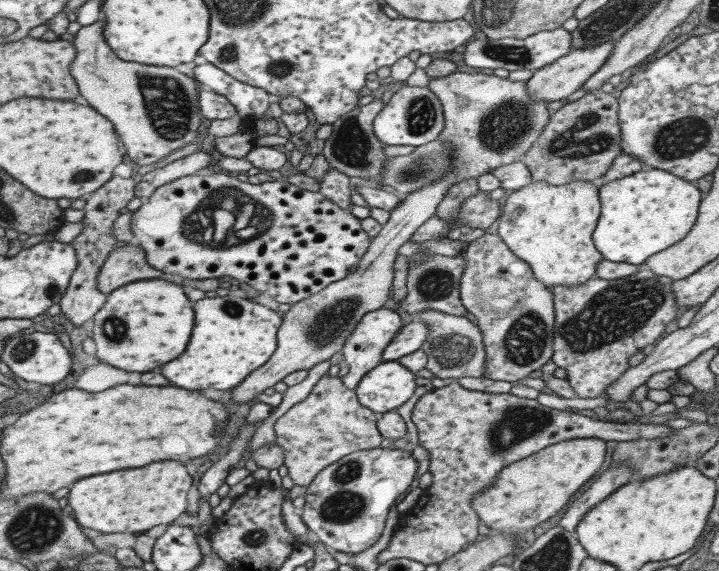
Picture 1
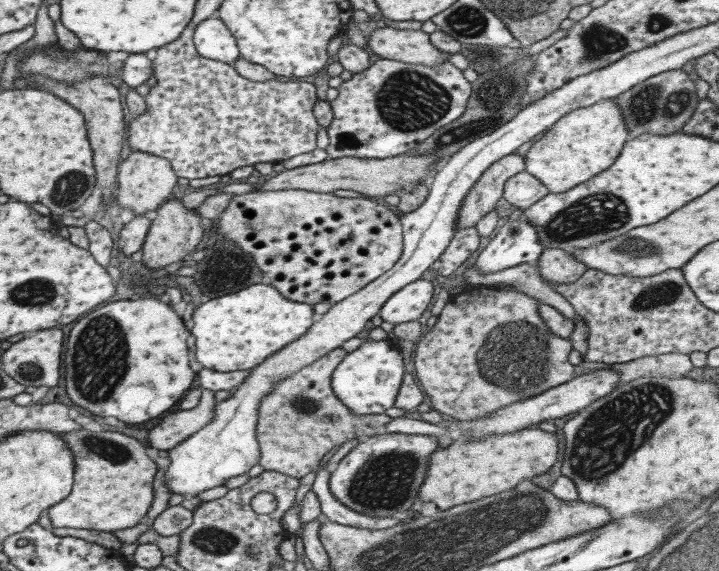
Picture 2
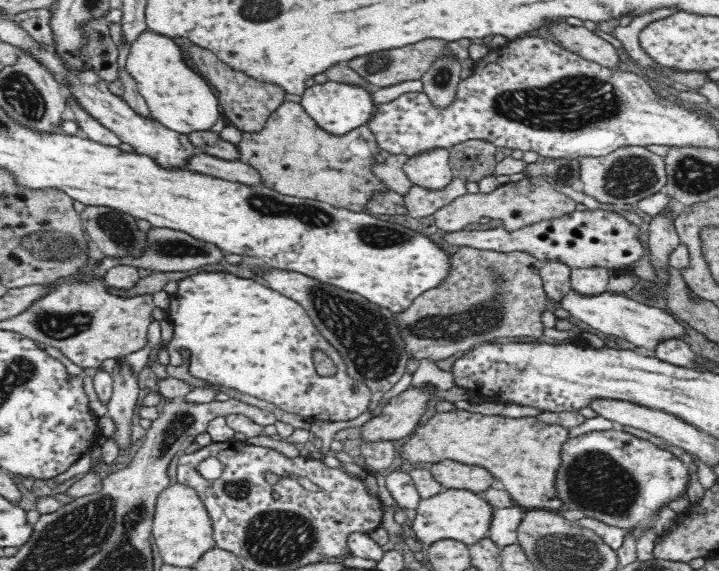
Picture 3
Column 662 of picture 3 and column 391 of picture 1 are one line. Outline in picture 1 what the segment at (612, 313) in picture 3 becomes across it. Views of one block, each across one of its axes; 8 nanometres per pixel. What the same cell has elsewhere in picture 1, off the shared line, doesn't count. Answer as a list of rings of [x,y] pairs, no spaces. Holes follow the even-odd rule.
[[[385,308],[367,312],[367,314],[361,316],[359,324],[357,324],[355,330],[347,336],[347,340],[341,347],[343,361],[345,361],[349,369],[349,372],[342,377],[342,383],[345,388],[354,391],[361,377],[369,372],[369,370],[375,368],[377,364],[381,363],[383,350],[385,350],[385,347],[395,338],[402,326],[403,323],[401,323],[401,318],[399,318],[397,312]]]

